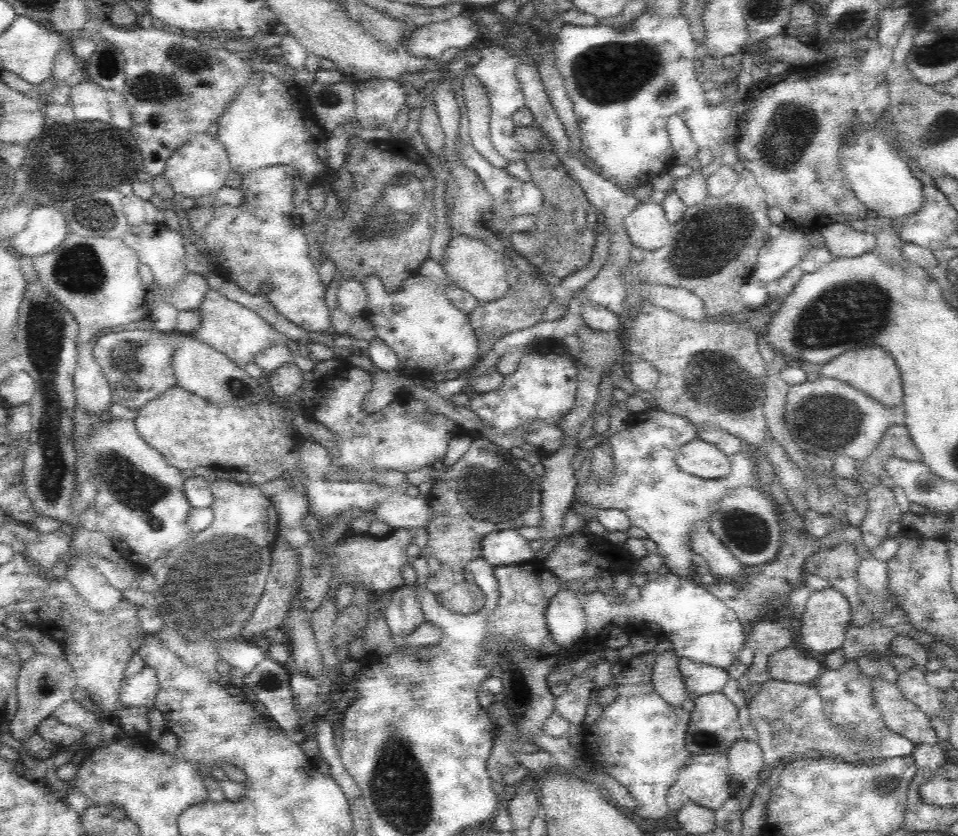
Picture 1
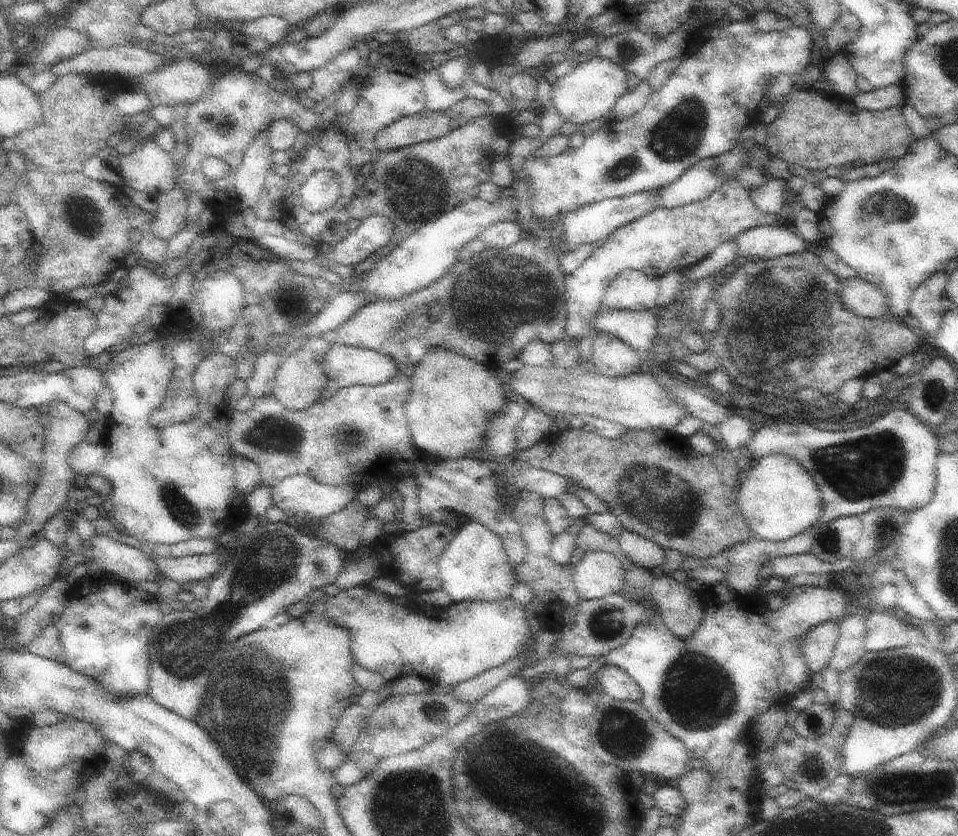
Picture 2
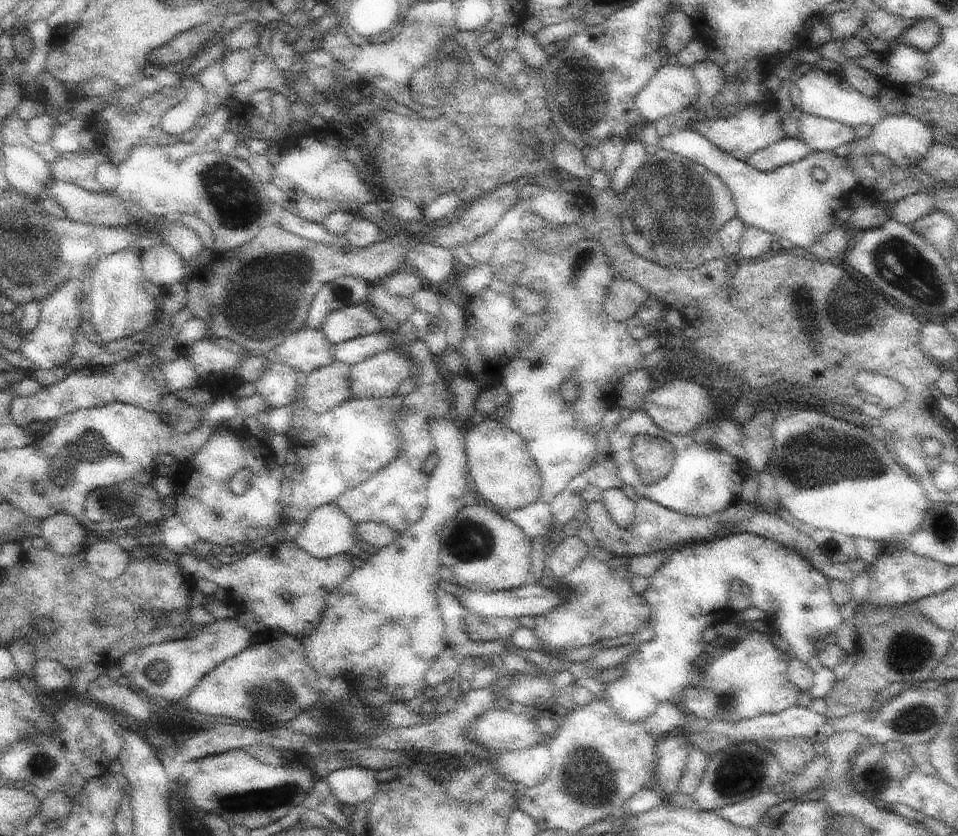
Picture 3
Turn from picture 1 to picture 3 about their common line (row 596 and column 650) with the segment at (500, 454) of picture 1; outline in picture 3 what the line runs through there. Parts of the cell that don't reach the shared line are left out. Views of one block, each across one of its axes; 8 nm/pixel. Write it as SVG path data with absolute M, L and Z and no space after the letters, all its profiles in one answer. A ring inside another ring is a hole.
M635 434L631 446L631 460L637 468L637 474L645 486L651 486L663 480L675 462L673 446L657 436Z

